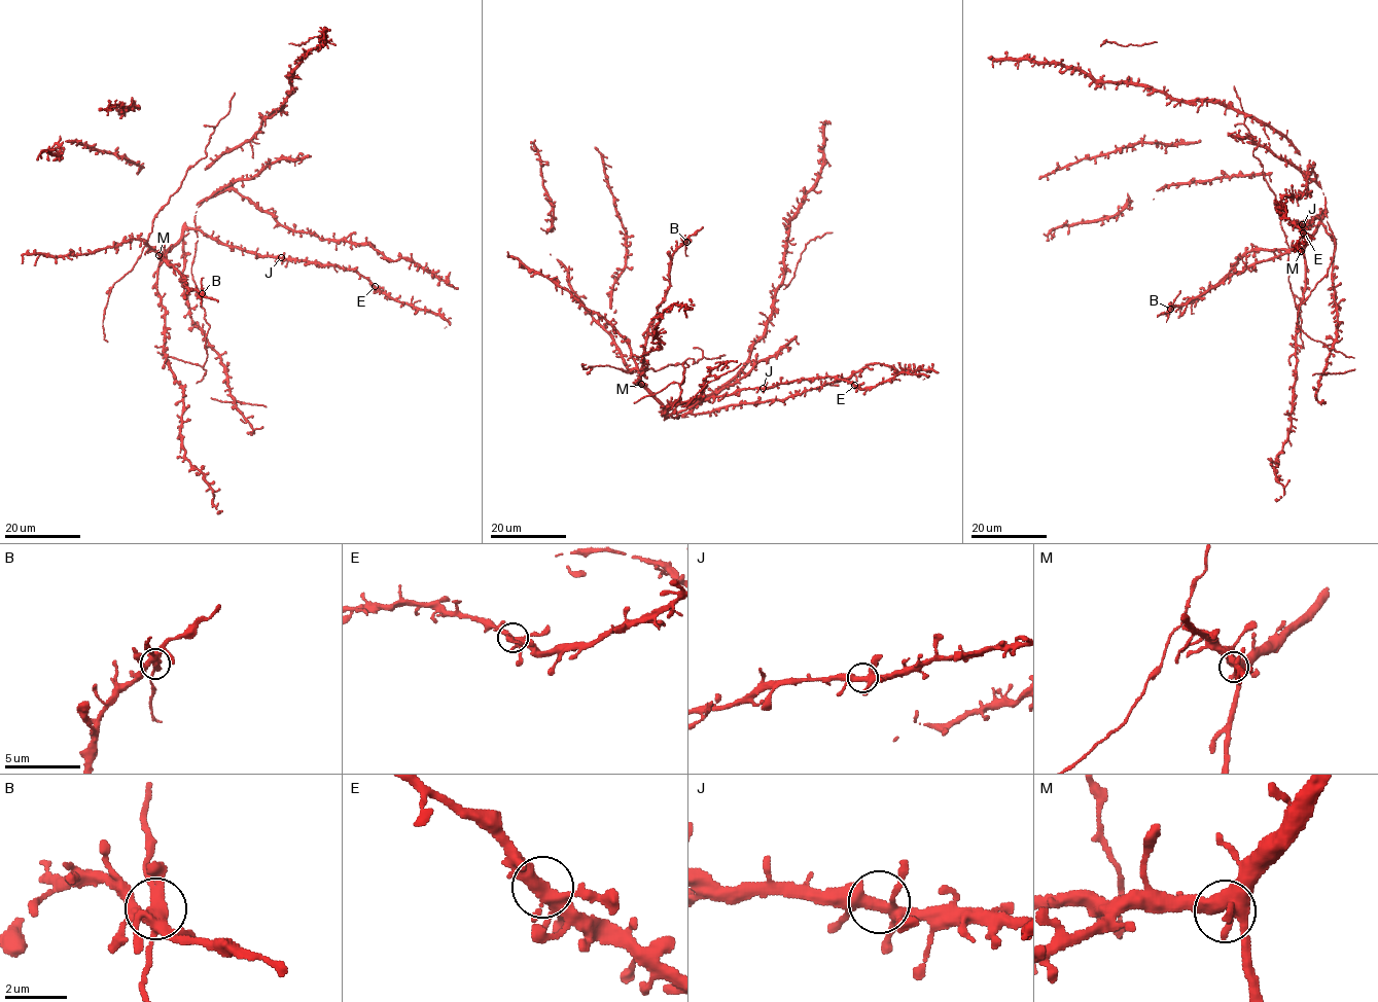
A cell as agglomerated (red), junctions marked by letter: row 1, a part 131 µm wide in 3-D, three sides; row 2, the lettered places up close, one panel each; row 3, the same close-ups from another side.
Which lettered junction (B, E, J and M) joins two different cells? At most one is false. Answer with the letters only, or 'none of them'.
B

